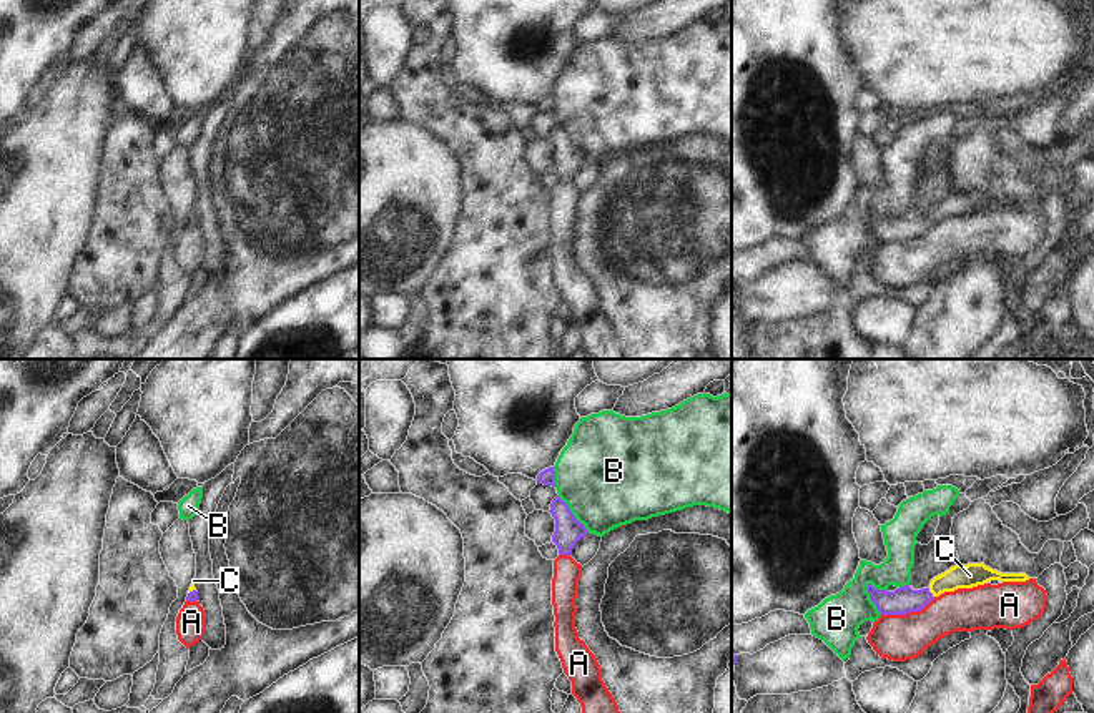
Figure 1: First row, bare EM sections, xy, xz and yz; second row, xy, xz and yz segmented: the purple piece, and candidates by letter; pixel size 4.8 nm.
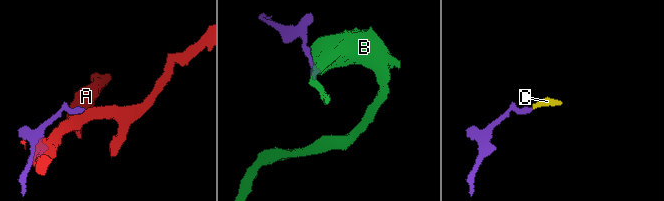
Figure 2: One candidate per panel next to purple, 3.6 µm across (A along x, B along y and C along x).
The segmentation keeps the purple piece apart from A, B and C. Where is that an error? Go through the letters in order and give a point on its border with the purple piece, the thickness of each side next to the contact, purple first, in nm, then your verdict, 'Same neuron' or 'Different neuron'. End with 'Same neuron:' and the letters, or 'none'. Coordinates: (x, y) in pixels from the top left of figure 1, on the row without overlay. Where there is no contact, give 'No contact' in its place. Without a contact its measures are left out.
A: Touches purple at yz (908, 240). Thickness 130 nm (purple) against 220 nm. Different neuron
B: Touches purple at yz (870, 225). Thickness 130 nm (purple) against 220 nm. Different neuron
C: Touches purple at yz (931, 221). Thickness 130 nm (purple) against 120 nm. Same neuron
Same neuron: C.

